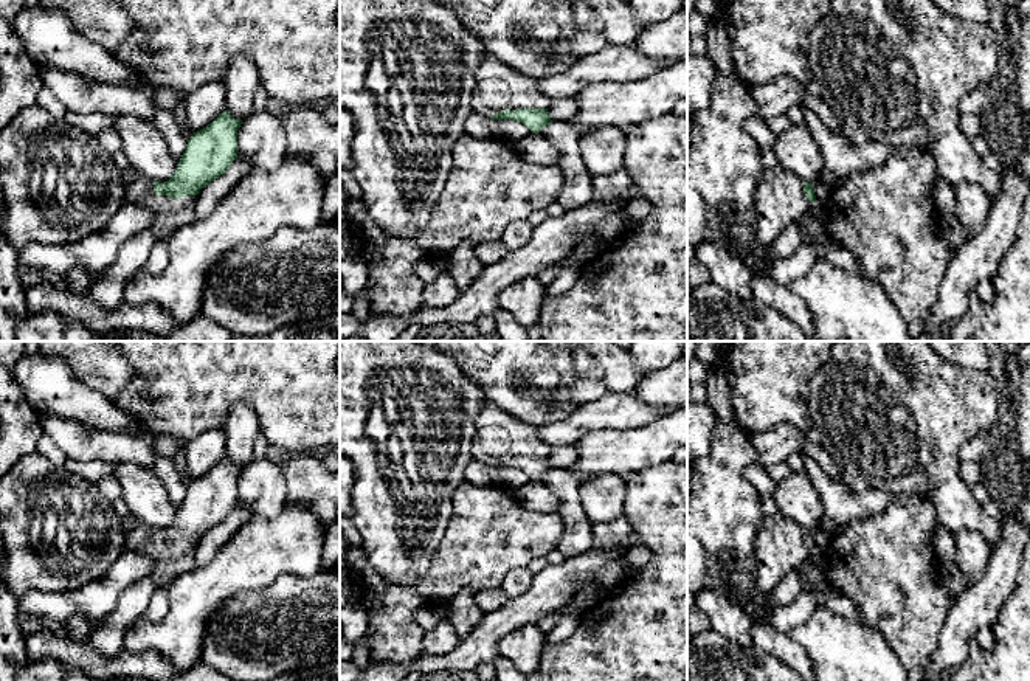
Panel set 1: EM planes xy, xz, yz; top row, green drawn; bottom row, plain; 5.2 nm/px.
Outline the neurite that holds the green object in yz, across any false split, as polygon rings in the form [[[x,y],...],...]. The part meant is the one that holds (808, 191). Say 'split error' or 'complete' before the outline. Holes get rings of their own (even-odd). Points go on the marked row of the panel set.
split error; [[[782,166],[765,171],[754,194],[755,219],[752,230],[762,245],[796,223],[816,202],[813,185],[793,175]]]

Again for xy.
split error; [[[223,110],[188,140],[168,181],[152,181],[140,175],[126,188],[126,202],[137,203],[155,216],[192,206],[199,191],[223,175],[236,160],[237,130],[242,123]]]

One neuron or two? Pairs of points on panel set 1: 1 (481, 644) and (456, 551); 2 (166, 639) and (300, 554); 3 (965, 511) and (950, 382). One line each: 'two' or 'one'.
1: two
2: one
3: one

